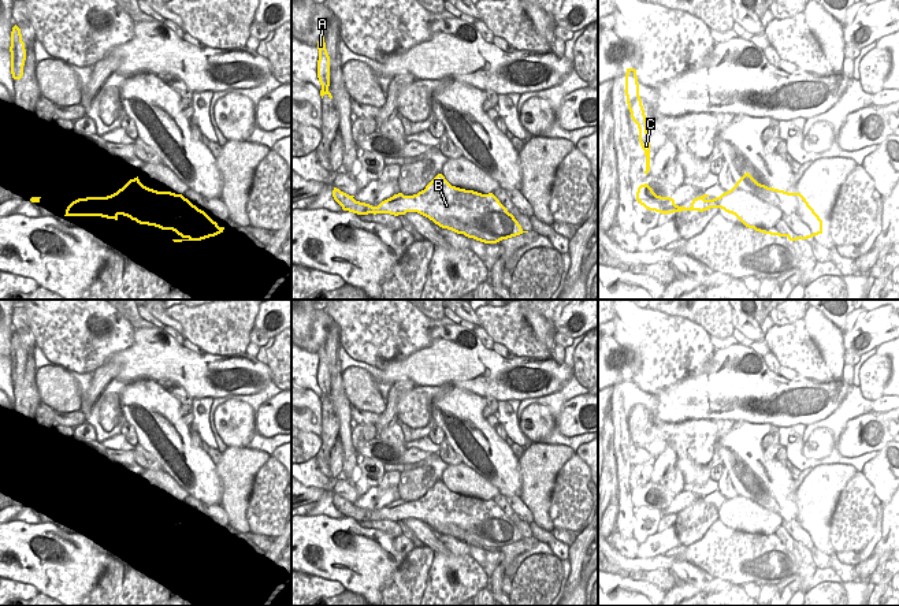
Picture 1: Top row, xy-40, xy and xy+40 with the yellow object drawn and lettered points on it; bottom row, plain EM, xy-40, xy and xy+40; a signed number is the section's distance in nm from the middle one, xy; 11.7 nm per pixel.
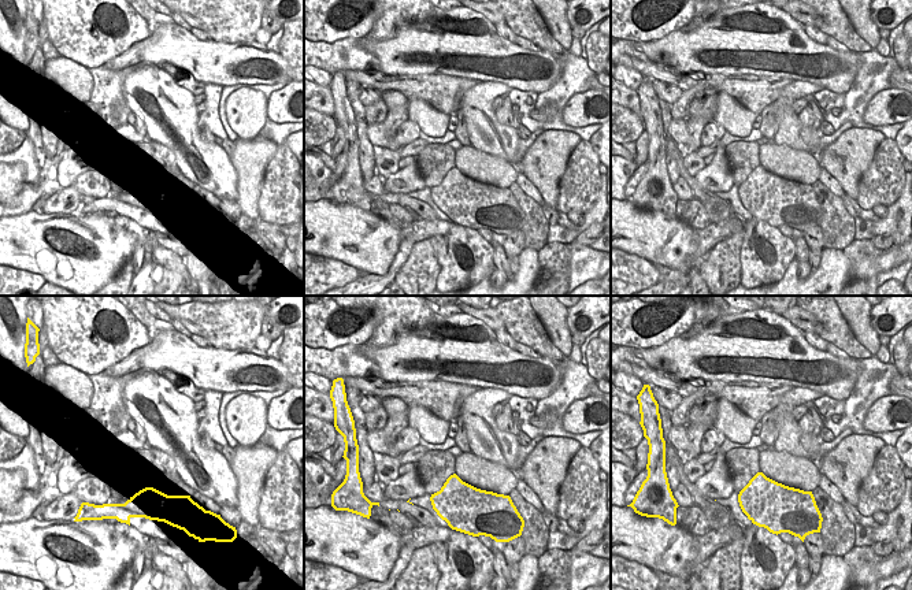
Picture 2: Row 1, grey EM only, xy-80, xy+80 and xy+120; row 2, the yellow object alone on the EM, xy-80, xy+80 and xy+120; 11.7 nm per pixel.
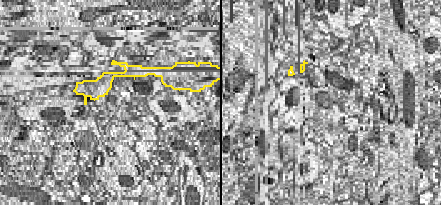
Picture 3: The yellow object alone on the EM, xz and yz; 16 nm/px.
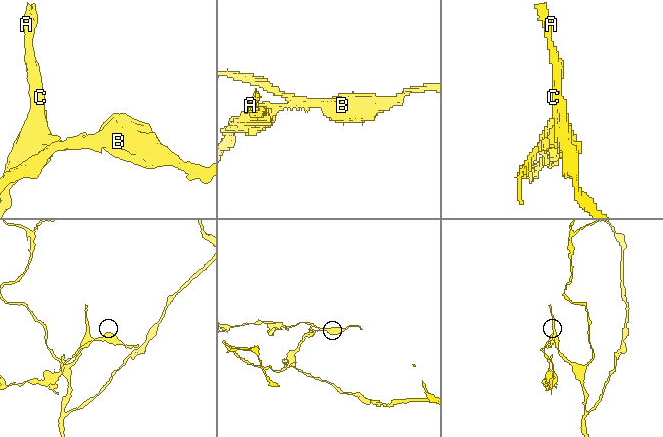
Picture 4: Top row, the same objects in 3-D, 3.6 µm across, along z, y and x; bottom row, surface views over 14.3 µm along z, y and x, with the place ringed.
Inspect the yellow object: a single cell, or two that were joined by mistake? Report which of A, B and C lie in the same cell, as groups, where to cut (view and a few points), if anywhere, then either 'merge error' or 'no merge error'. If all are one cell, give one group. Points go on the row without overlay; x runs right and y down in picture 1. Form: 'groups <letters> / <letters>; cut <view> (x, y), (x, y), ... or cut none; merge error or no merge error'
groups A C / B; cut xy (371, 512), (364, 513), (361, 520); merge error

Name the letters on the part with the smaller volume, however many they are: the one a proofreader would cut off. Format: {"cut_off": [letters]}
{"cut_off": ["B"]}

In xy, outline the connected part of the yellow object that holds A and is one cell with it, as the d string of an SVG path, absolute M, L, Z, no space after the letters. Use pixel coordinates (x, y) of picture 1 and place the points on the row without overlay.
M324 343L319 345L317 347L317 356L319 356L319 367L317 367L317 384L322 391L320 402L323 405L324 401L327 401L330 405L333 405L331 399L328 398L330 393L330 363L326 356Z

